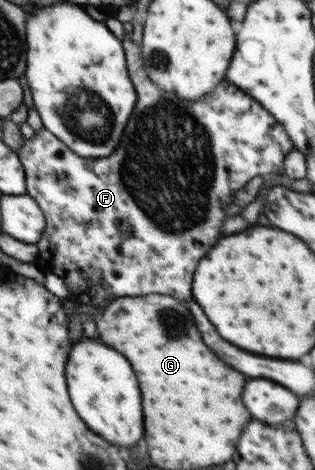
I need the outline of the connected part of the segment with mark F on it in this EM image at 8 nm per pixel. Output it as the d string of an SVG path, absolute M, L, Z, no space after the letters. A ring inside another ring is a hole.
M128 33L122 40L122 44L126 53L128 74L137 94L137 105L125 127L121 143L115 148L115 151L104 158L80 158L73 150L55 138L55 135L52 135L47 129L42 129L37 131L32 139L25 139L25 144L17 153L26 174L27 194L37 202L46 221L46 228L37 244L39 253L35 264L43 272L53 273L65 281L71 294L69 299L83 305L101 307L100 313L107 307L107 300L110 300L109 303L111 303L111 299L118 297L161 294L177 299L189 299L192 293L191 281L193 281L193 273L198 261L219 239L219 233L221 233L219 223L223 223L224 207L233 203L235 192L241 187L245 187L247 182L254 177L267 174L282 175L285 156L294 148L293 141L289 139L289 135L285 133L285 129L275 120L275 117L271 116L256 99L247 95L242 88L225 79L220 81L207 95L196 100L184 100L175 94L169 95L163 88L156 86L156 83L150 80L146 67L143 65L142 51L130 40ZM117 219L127 219L132 225L133 233L127 237L121 235L119 230L113 227L117 223Z

